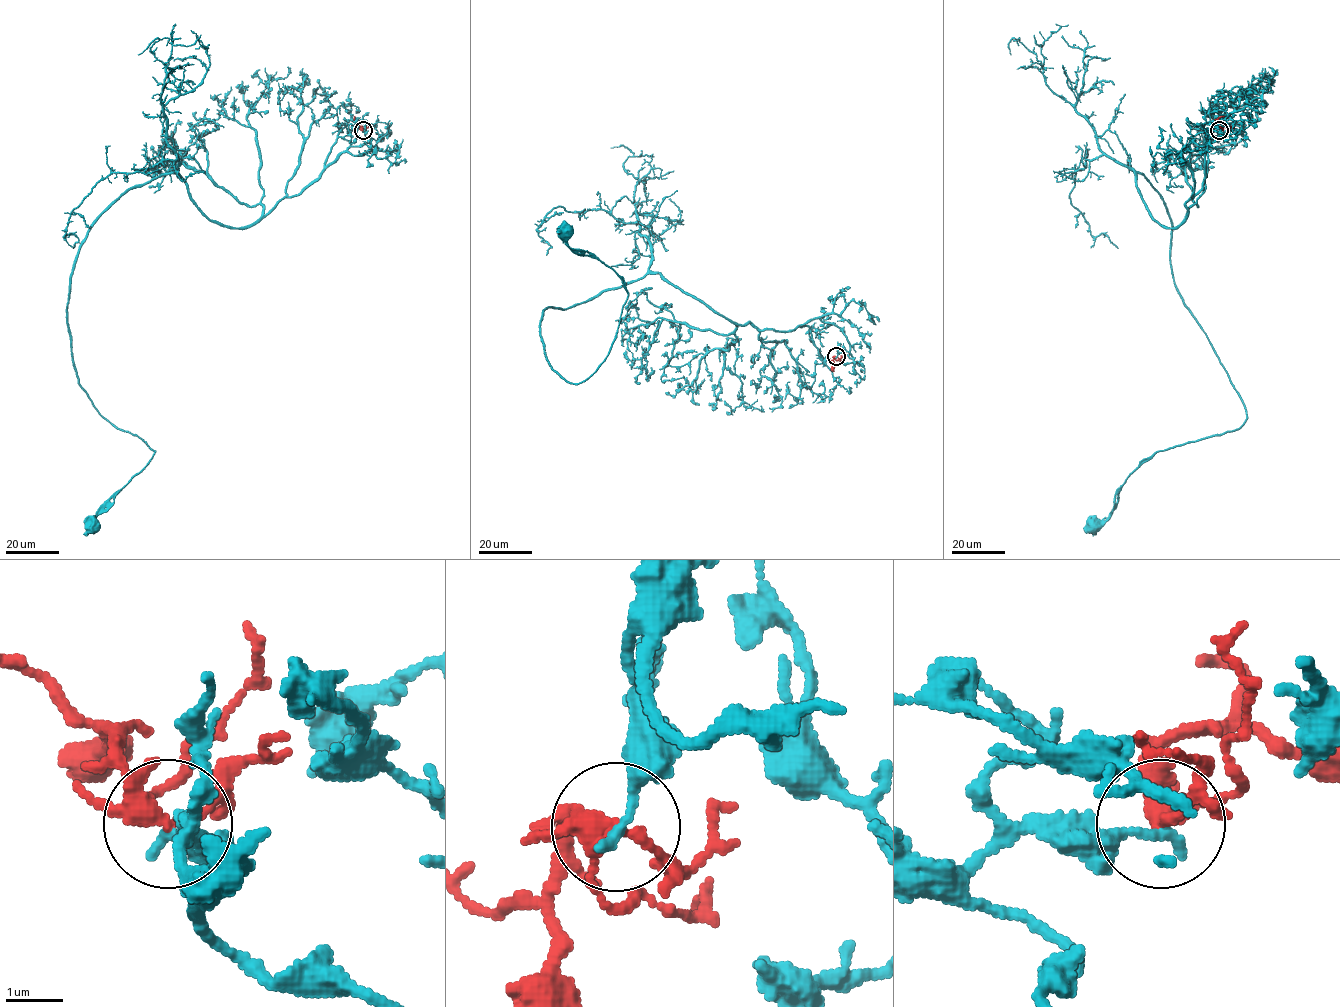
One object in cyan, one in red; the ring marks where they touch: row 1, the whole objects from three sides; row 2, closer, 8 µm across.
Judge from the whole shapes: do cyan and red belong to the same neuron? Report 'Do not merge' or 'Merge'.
Do not merge

